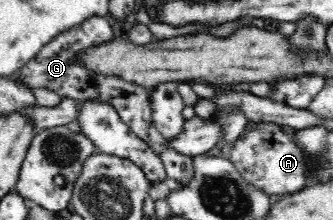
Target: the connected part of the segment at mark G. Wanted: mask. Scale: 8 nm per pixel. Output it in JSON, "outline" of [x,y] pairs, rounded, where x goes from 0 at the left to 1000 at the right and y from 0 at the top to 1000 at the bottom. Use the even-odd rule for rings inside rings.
{"outline":[[[279,73],[153,186],[150,205],[141,205],[126,241],[105,259],[105,273],[93,273],[69,318],[57,323],[57,364],[99,405],[147,405],[186,450],[207,445],[231,464],[246,455],[330,459],[354,495],[369,555],[477,700],[495,755],[498,800],[538,827],[547,845],[559,845],[583,805],[580,718],[538,705],[498,664],[495,618],[465,582],[456,545],[441,400],[411,377],[390,377],[351,341],[306,341],[291,323],[276,323],[240,273],[240,255],[249,255],[264,227],[297,218],[312,195],[345,191],[363,168],[324,73]]]}

